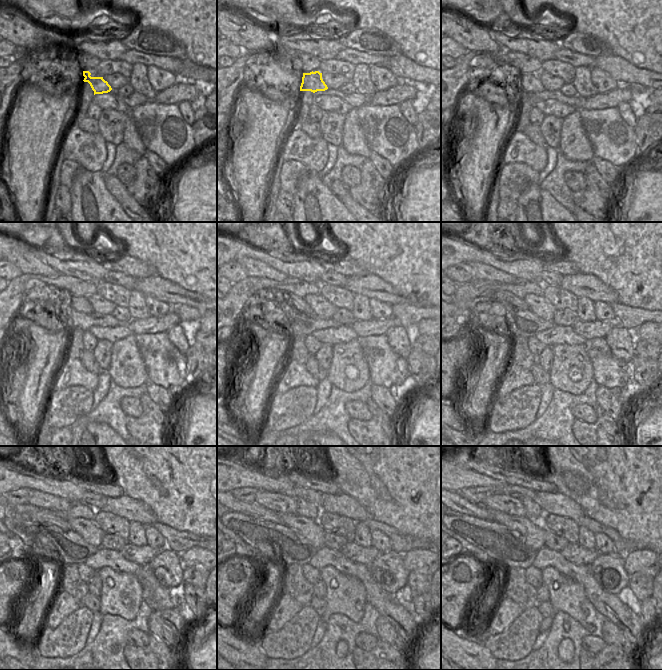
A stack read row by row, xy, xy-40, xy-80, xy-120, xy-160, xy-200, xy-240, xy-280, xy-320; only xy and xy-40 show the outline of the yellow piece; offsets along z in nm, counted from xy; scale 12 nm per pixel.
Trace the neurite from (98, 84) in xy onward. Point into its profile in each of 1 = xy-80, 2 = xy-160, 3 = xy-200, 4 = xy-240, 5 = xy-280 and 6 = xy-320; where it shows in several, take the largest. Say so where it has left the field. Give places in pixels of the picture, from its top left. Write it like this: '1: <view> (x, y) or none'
1: xy-80 (530, 82)
2: xy-160 (299, 303)
3: xy-200 (519, 303)
4: xy-240 (28, 512)
5: xy-280 (255, 510)
6: xy-320 (461, 505)

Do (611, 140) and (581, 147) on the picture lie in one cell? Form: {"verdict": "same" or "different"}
{"verdict": "different"}

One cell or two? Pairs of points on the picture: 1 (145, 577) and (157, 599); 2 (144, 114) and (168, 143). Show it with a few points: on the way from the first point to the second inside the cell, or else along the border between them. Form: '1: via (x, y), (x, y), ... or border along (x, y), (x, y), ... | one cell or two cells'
1: via (149, 582), (154, 594) | one cell
2: via (151, 121), (166, 136) | one cell

